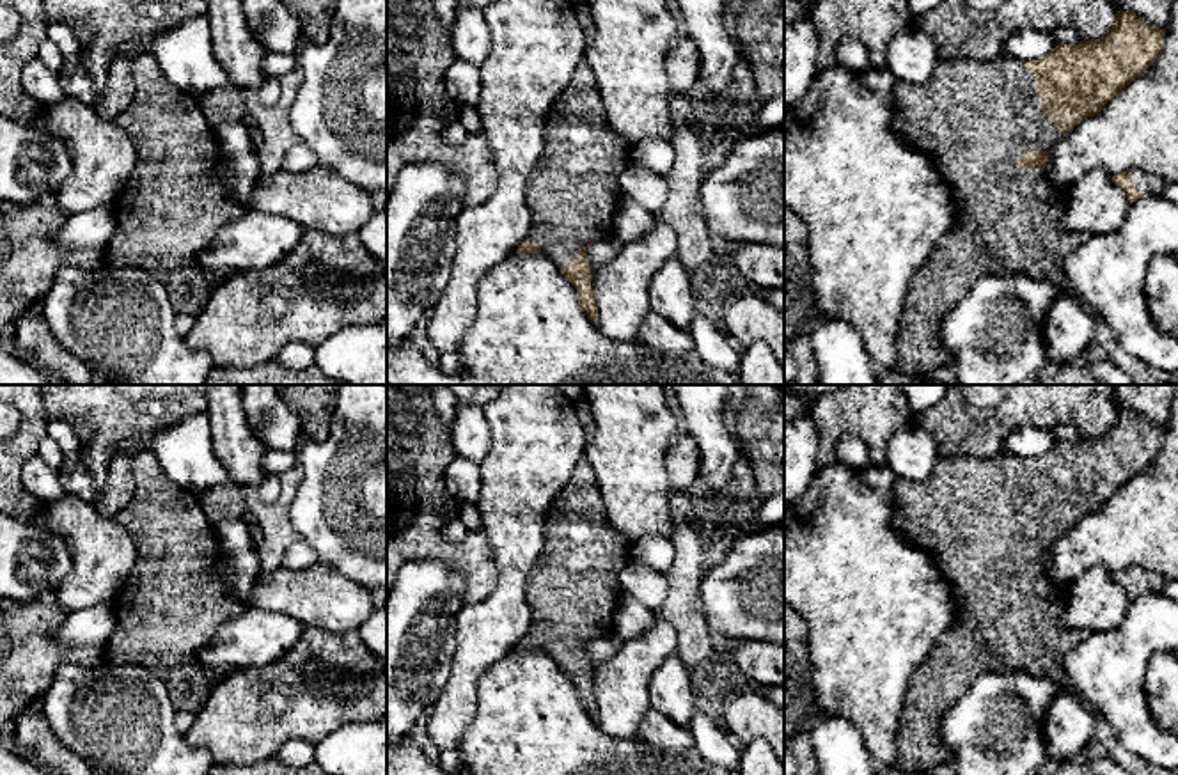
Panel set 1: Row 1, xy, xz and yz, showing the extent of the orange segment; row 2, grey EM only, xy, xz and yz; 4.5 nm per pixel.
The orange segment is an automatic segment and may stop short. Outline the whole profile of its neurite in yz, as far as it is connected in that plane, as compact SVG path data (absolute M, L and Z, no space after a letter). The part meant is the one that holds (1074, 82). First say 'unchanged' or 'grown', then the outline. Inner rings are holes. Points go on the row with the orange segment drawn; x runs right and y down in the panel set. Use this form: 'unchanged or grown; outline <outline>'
grown; outline M1116 11L1114 25L1111 32L1096 41L1080 41L1073 44L1057 44L1047 57L1034 62L1017 62L1006 55L993 57L990 60L974 60L969 57L938 59L933 73L928 80L921 83L896 82L896 112L892 115L892 131L910 147L930 154L940 172L942 181L949 186L956 216L949 232L935 243L931 254L915 271L910 280L905 301L903 316L896 337L898 348L898 367L896 371L910 374L914 378L924 378L935 369L953 362L949 351L942 346L938 339L938 328L947 312L951 312L972 289L974 282L986 275L1029 275L1034 278L1043 278L1057 286L1064 286L1066 278L1063 275L1063 261L1077 250L1091 234L1066 232L1061 227L1061 220L1066 213L1072 192L1066 188L1057 188L1045 174L1045 165L1050 158L1050 151L1057 142L1066 137L1082 119L1098 114L1114 96L1118 96L1127 85L1130 85L1137 76L1141 76L1158 57L1164 46L1166 28L1157 28L1137 18L1132 11Z

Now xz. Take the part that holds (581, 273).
grown; outline M580 60L548 115L545 149L527 181L532 227L516 252L546 255L577 287L578 301L593 325L598 319L591 287L596 270L589 264L585 248L614 238L614 215L621 197L617 179L630 163L630 144L610 128L594 73Z

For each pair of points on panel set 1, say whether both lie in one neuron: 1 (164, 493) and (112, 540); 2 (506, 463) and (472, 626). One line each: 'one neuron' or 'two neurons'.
1: two neurons
2: one neuron

